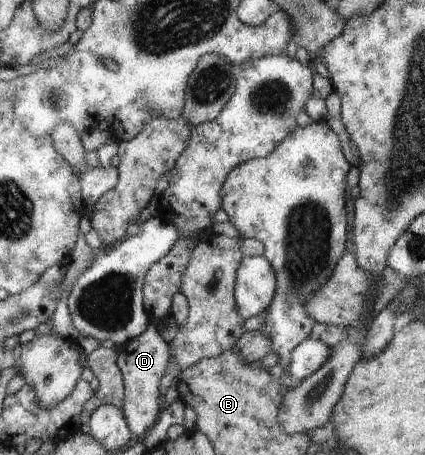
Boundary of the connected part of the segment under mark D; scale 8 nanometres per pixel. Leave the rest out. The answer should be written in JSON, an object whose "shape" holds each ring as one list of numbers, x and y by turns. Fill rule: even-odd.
{"shape":[[151,324,142,336,128,341,117,356,126,385,122,410,129,428,137,437,151,431,160,418,164,406,160,386,170,357,170,344,162,338,155,324]]}

